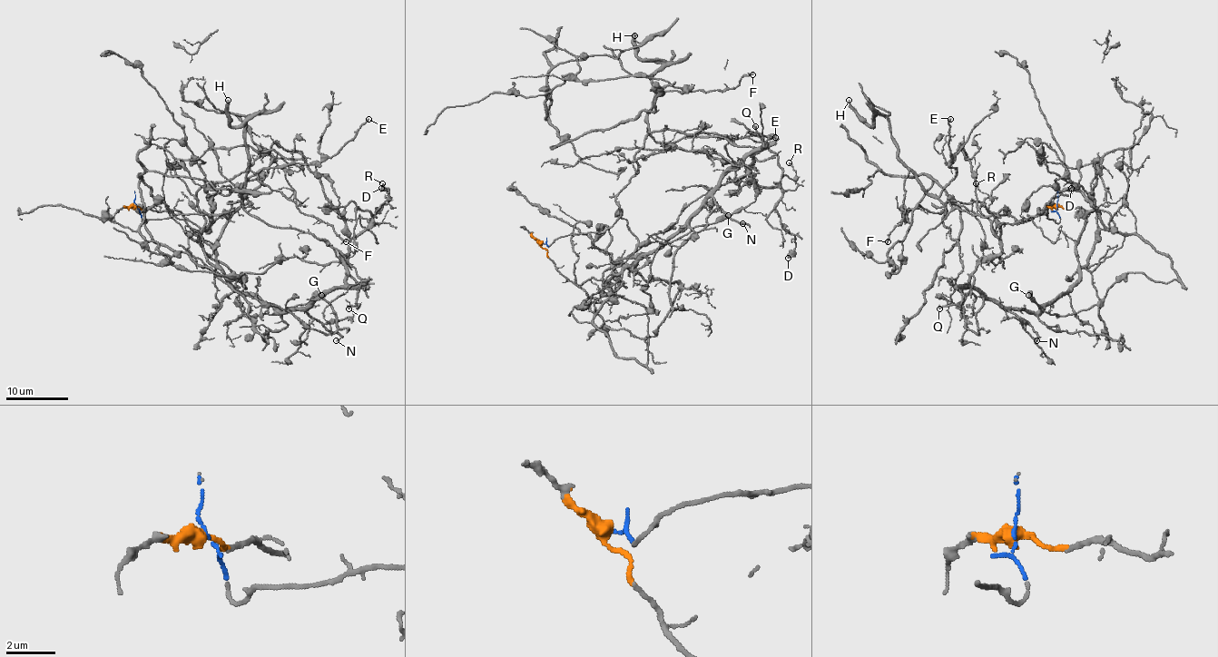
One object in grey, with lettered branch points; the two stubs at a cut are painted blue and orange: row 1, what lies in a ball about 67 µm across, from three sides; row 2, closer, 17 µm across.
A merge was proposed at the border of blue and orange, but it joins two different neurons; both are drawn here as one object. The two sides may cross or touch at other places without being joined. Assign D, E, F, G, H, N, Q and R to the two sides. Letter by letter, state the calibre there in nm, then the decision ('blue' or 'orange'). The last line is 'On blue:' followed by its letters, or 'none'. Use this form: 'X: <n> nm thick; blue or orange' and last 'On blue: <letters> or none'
D: 440 nm thick; orange
E: 220 nm thick; blue
F: 200 nm thick; blue
G: 650 nm thick; orange
H: 380 nm thick; blue
N: 120 nm thick; orange
Q: 240 nm thick; orange
R: 110 nm thick; orange
On blue: E, F, H

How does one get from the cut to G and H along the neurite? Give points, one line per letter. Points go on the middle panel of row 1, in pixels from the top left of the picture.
G: (542, 244), (561, 272), (604, 300), (611, 294), (606, 283), (647, 252), (728, 214)
H: (542, 244), (604, 233), (620, 214), (615, 196), (637, 172), (634, 153), (661, 64), (636, 55), (634, 36)

